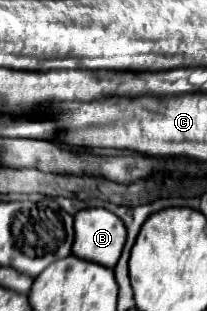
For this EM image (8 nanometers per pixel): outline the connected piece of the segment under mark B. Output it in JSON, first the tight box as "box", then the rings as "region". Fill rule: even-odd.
{"box":[73,208,127,268],"region":[[[87,208],[75,214],[73,254],[113,268],[123,252],[127,228],[105,208]]]}

